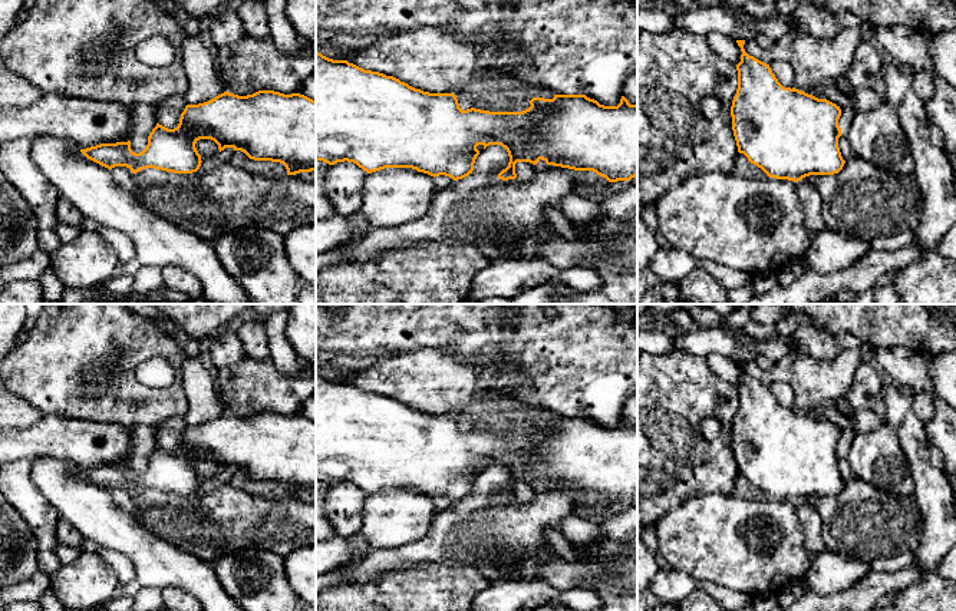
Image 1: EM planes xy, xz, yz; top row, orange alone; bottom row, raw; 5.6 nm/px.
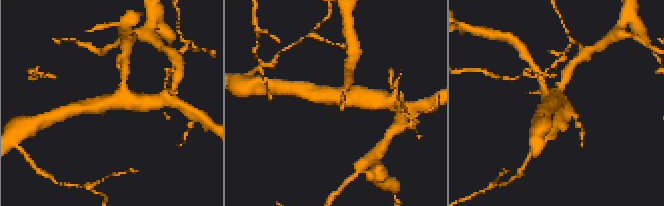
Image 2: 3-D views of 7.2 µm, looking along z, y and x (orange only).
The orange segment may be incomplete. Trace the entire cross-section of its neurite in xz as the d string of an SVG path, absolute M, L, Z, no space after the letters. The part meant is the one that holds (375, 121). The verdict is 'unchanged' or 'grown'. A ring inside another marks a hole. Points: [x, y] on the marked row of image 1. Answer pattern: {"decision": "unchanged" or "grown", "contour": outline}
{"decision": "unchanged", "contour": "M316 52L316 161L323 161L329 165L347 161L356 164L367 174L385 168L412 168L434 178L445 175L454 181L458 181L472 174L475 159L479 155L479 151L477 149L478 145L482 145L484 149L489 145L501 145L507 149L510 156L508 166L498 174L498 178L502 181L517 178L517 162L530 162L537 165L540 159L543 159L547 165L568 168L574 171L593 171L597 175L606 178L609 182L630 181L632 178L637 176L637 105L630 105L624 96L622 96L617 106L600 105L597 100L590 99L586 95L554 95L553 99L533 98L530 105L531 106L522 112L489 112L475 108L462 110L454 93L423 92L409 86L405 82L400 82L393 76L365 70L353 63L349 63L347 60L333 60Z"}

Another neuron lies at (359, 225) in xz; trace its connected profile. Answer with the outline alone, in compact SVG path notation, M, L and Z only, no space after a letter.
M360 211L347 215L347 221L350 224L352 235L339 248L350 248L352 245L366 238L366 235L373 229L366 217Z

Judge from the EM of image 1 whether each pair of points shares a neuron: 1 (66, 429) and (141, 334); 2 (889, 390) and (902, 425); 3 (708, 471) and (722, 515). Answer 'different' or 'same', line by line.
1: different
2: same
3: different

